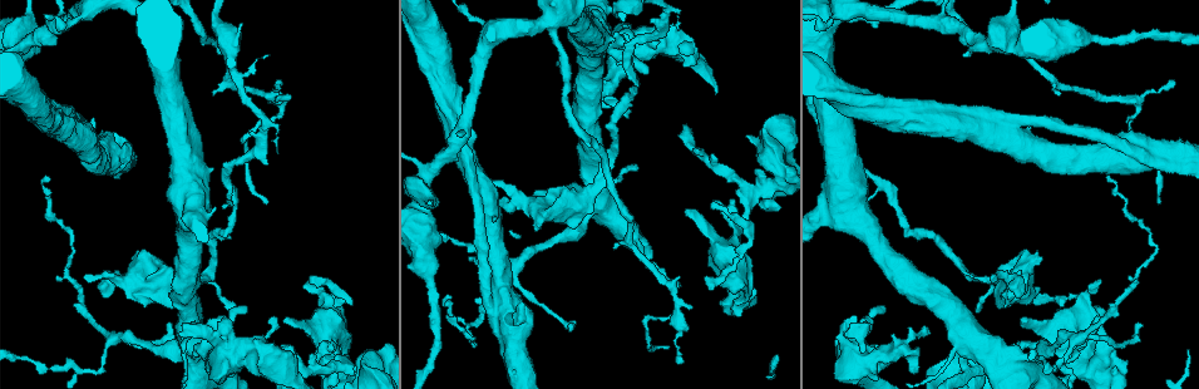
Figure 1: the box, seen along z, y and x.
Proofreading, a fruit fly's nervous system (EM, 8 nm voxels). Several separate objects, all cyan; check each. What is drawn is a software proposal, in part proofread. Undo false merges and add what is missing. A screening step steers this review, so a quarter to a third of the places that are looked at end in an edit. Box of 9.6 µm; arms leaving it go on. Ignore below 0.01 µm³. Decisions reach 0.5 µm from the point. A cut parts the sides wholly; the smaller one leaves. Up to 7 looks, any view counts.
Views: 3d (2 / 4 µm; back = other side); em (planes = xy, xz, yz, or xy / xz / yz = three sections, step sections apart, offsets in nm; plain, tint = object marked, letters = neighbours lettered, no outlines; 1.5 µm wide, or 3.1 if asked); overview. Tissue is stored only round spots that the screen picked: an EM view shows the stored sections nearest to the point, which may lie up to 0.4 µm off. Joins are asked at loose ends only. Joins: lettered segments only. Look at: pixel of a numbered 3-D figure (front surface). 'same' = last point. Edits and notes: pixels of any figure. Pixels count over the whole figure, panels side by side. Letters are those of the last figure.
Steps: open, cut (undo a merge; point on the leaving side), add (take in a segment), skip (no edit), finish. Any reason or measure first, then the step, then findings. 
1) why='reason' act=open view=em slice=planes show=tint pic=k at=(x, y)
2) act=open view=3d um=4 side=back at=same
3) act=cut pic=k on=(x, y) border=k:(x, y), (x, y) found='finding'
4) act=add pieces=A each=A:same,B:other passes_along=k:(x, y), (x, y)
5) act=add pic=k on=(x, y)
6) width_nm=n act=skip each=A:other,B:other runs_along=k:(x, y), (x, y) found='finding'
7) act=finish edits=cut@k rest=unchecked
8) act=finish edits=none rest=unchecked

why='abrupt turn' act=open view=3d um=4 pic=1 at=(247, 140)

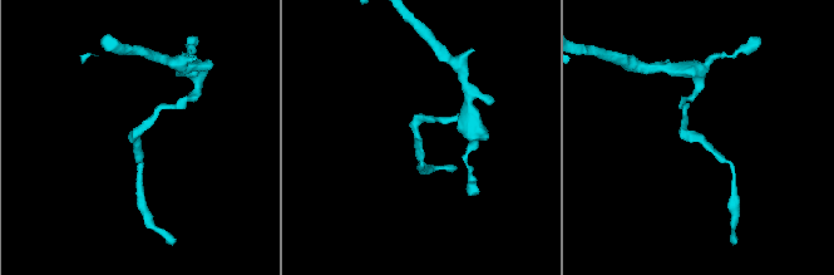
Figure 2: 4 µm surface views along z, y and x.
why='need the tissue' act=open view=em slice=yz step=4 show=tint pic=2 at=(136, 134)

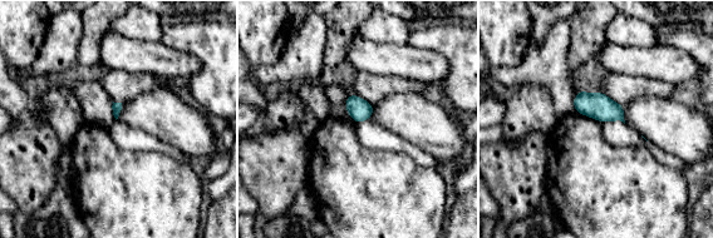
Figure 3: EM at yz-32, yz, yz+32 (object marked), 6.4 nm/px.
act=open view=em slice=planes show=letters at=same

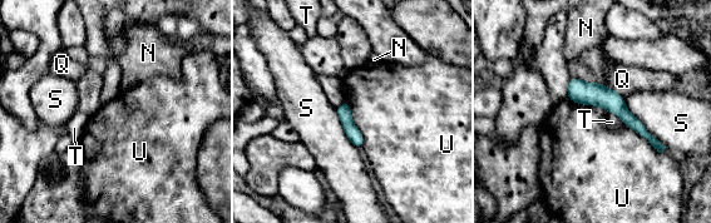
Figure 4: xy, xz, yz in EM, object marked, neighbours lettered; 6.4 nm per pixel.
width_nm=90 longest_contact=S:420nm act=skip each=N:other,Q:other,S:other,T:other,U:other found='one neuron here'

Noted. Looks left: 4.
why='free end' act=open view=em slice=planes show=tint pic=1 at=(166, 324)

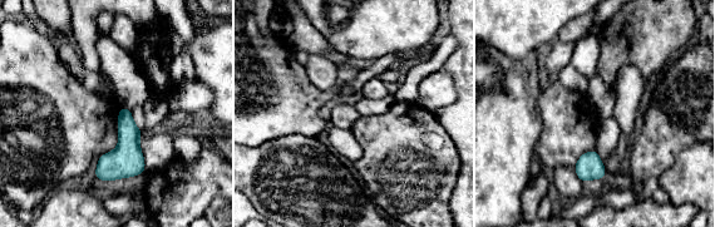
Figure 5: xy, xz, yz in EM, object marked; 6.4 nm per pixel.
why='what lies round it' act=open view=em slice=planes show=letters at=same

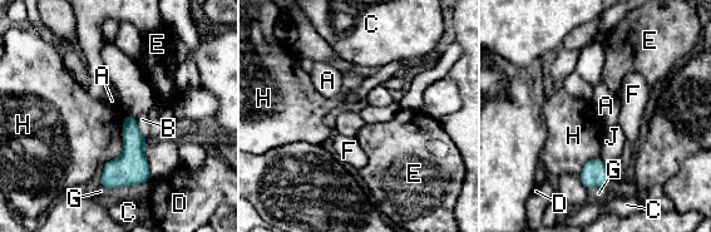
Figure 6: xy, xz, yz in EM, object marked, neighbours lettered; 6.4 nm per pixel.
longest_contact=H:360nm act=skip each=A:other,B:other,C:other,D:other,E:other,F:other,G:other,H:other,J:other found='no lettered segment goes on from it'

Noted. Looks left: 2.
why='thin end' act=open view=em slice=xz step=4 show=letters pic=1 at=(625, 116)

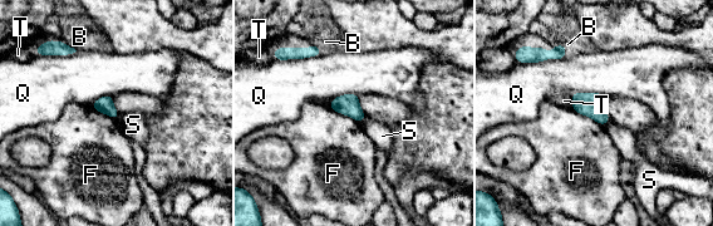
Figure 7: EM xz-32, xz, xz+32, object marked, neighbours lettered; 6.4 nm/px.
why='cut it another way' act=open view=em slice=yz step=8 show=letters at=same

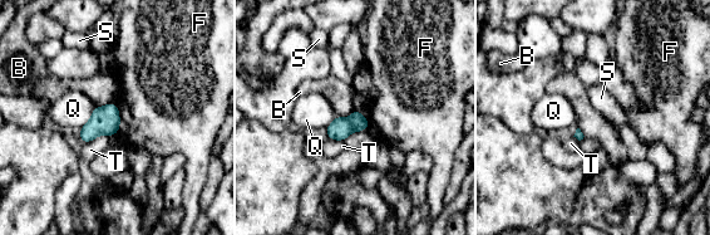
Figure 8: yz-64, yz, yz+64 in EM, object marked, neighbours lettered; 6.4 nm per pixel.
act=skip each=B:other,F:other,Q:other,S:other,T:other border=8:(114, 102), (119, 117), (118, 132) found='none of them fits'

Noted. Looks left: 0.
act=finish edits=none rest=unchecked

